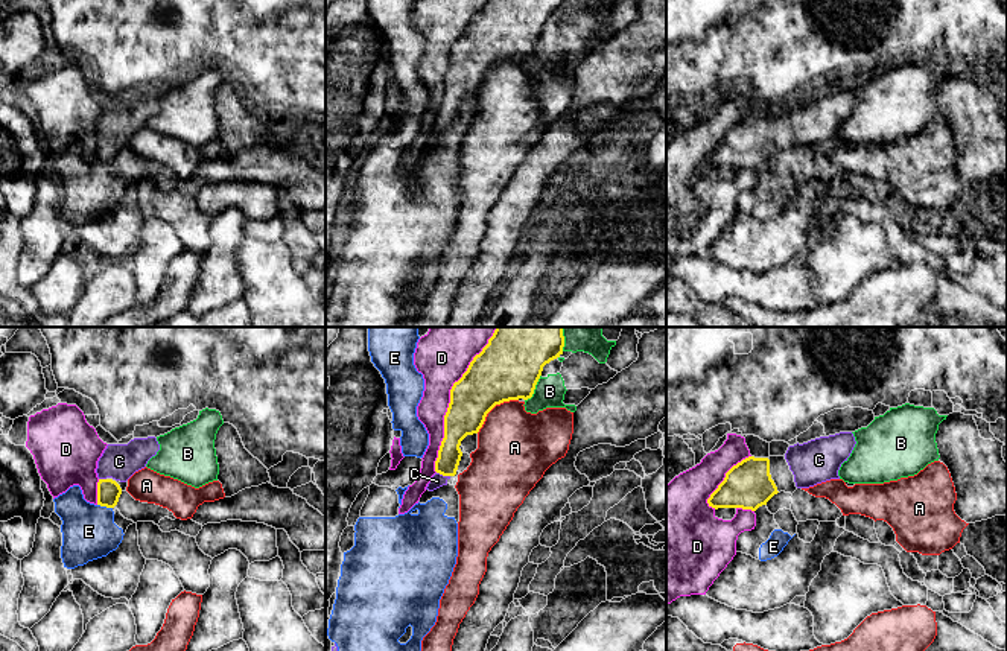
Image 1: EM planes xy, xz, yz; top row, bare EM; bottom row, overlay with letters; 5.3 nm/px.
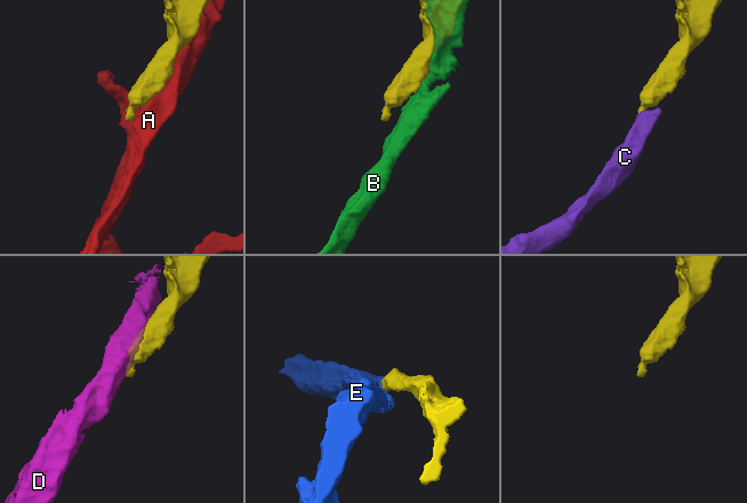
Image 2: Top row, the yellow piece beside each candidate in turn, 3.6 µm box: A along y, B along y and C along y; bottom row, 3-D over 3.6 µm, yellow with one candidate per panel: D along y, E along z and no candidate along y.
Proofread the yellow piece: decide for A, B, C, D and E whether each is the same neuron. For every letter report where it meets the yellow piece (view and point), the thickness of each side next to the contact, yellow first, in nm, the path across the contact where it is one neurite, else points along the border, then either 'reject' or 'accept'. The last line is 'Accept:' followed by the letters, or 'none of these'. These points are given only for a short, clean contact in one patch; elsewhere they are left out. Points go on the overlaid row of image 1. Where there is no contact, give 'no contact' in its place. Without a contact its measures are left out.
A: xz (493, 406) | 340/400 nm | reject
B: xz (534, 388) | 340/160 nm | reject
C: xz (443, 475) | 130/70 nm | across xz (455, 429), (443, 475), (437, 481) | accept
D: xz (451, 400) | 280/280 nm | reject
E: xy (105, 505) | 130/280 nm | along xy (98, 504), (111, 508) | reject
Accept: C

